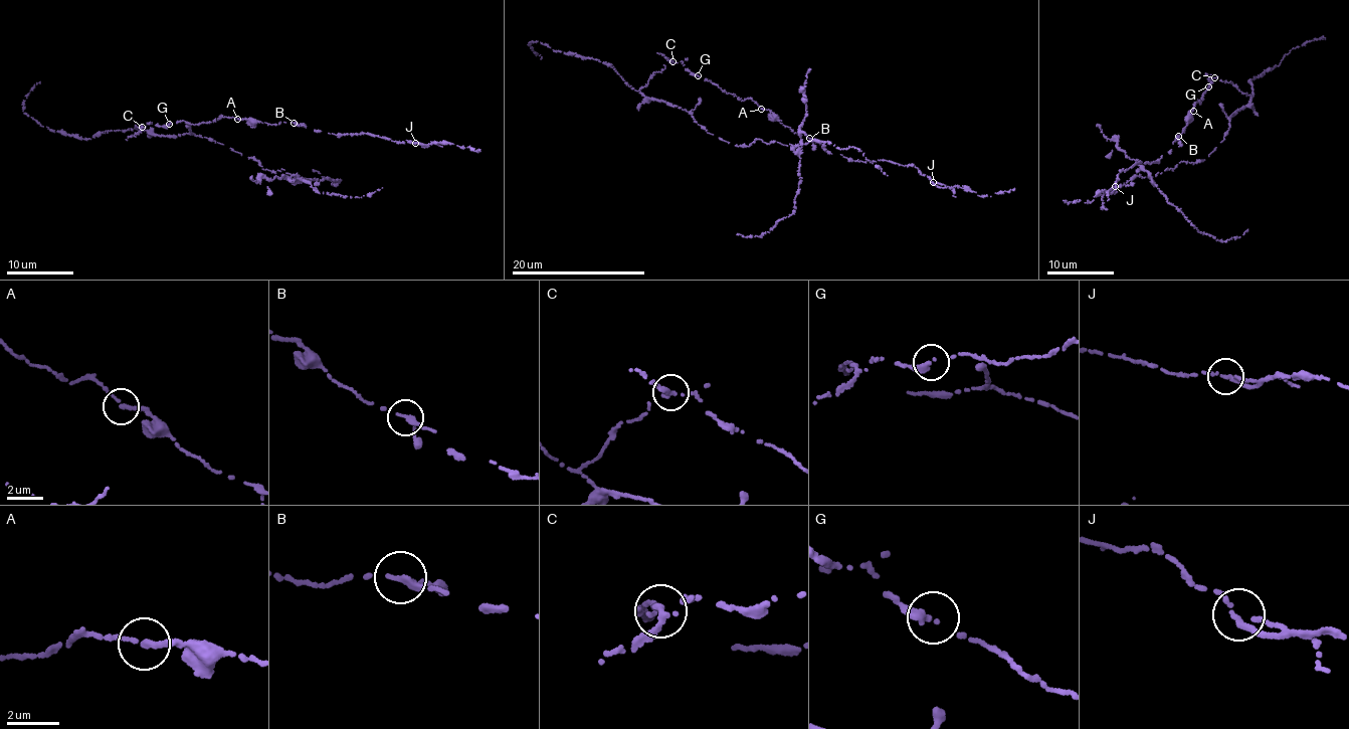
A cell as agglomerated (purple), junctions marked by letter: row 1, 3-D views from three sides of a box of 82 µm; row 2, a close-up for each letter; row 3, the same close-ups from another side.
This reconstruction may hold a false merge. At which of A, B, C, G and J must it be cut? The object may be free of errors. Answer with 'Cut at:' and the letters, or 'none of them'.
Cut at: C

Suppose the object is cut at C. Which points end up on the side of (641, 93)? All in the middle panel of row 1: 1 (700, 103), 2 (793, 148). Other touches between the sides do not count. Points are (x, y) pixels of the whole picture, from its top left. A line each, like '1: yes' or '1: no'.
1: yes
2: yes

